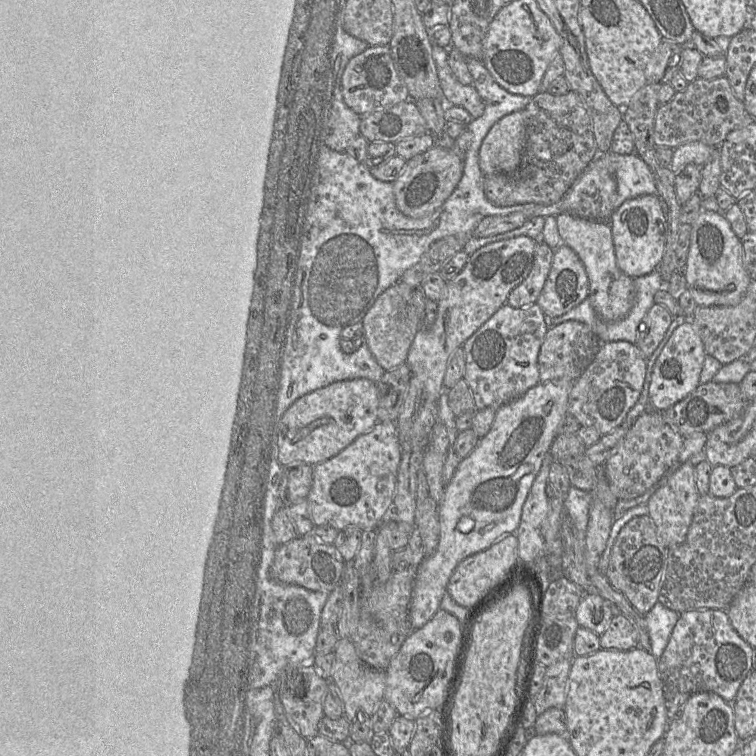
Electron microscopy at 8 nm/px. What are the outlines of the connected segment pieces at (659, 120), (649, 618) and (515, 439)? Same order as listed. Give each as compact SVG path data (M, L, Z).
M726 76L715 79L697 78L688 83L683 92L676 92L664 105L659 105L654 123L654 144L675 149L690 142L702 142L719 148L729 133L747 126L755 119L746 111L744 102L738 100Z
M657 601L652 609L643 616L650 639L650 653L655 659L660 658L667 646L679 615Z
M568 380L540 382L524 395L496 410L490 431L474 450L461 460L450 483L446 485L439 504L439 543L431 556L426 556L417 568L410 601L410 620L413 629L428 623L440 609L450 577L456 566L466 557L490 547L504 535L515 533L521 518L522 507L538 475L543 460L550 453L552 442L559 434L559 426L568 413L569 393L574 382Z

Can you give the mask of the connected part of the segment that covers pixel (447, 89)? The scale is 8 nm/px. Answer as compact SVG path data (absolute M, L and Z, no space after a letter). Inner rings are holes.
M432 43L432 54L443 97L452 105L463 107L473 119L480 117L485 105L473 85L461 84L448 63L448 48Z

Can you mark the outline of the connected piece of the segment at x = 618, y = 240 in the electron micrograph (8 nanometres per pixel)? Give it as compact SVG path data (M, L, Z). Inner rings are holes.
M643 195L615 207L609 218L618 268L634 279L658 270L666 245L666 218L659 199Z

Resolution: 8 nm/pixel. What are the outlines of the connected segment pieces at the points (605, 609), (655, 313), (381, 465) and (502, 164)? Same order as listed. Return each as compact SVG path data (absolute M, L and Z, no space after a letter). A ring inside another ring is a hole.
M583 594L583 598L578 604L574 617L579 626L587 628L601 635L609 626L613 616L618 611L613 611L608 600L599 595Z
M655 303L639 326L636 345L647 360L654 353L670 327L673 316L662 305Z
M378 421L370 431L358 436L337 455L314 465L313 482L307 496L309 514L314 526L330 525L338 531L348 527L376 529L382 524L383 516L393 504L400 460L401 450L396 424L391 421Z
M523 110L507 114L494 123L479 148L479 166L484 176L514 172L520 165L524 143Z

